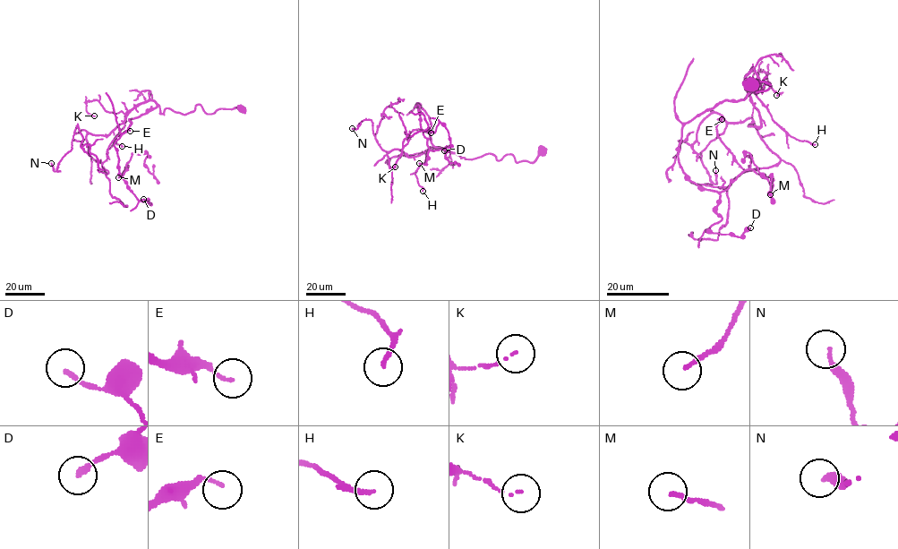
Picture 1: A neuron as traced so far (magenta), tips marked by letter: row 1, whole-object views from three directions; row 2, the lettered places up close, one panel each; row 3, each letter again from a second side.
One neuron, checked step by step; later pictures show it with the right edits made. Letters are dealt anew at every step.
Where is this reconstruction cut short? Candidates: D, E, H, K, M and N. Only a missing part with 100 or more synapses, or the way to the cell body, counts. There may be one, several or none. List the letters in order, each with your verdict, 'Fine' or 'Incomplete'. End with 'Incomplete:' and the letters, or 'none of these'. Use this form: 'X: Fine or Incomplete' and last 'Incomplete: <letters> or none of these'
D: Fine
E: Fine
H: Fine
K: Fine
M: Fine
N: Fine
Incomplete: none of these

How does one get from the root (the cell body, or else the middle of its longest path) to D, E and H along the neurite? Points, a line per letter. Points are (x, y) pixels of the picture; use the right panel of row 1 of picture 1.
D: (752, 83), (769, 87), (697, 114), (678, 151), (720, 195), (705, 231), (750, 227)
E: (752, 83), (769, 87), (746, 76), (761, 124), (748, 126), (780, 161), (745, 170), (722, 119)
H: (752, 83), (766, 90), (756, 91), (766, 76), (762, 91), (755, 71), (746, 85), (791, 136), (815, 144)

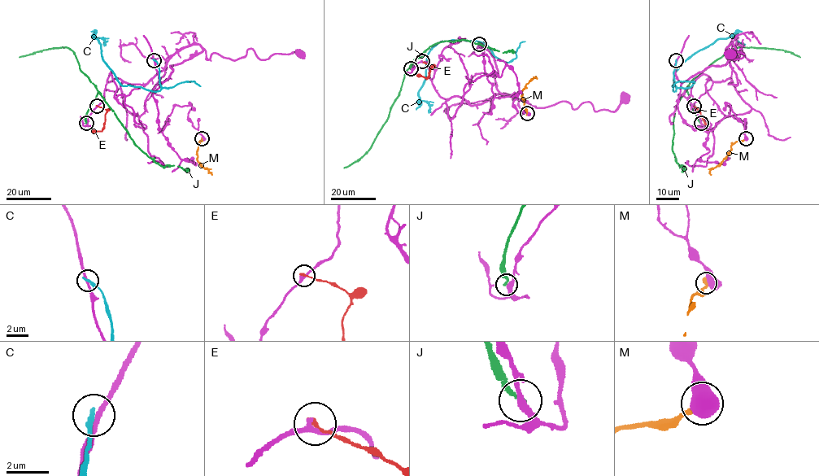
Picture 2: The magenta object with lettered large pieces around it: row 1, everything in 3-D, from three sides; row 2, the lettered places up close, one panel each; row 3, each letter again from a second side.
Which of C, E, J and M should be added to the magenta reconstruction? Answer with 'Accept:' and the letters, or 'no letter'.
Accept: no letter

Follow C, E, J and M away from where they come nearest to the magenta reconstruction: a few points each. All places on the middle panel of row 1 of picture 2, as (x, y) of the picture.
C: (479, 44), (485, 43), (441, 41), (428, 53), (426, 80), (419, 95), (429, 106), (429, 112)
E: (422, 61), (432, 67), (429, 76), (426, 78), (416, 75)
J: (411, 68), (411, 63), (422, 54), (416, 58), (405, 73), (399, 95), (369, 150), (344, 168)
M: (527, 114), (522, 90), (533, 78), (537, 78)

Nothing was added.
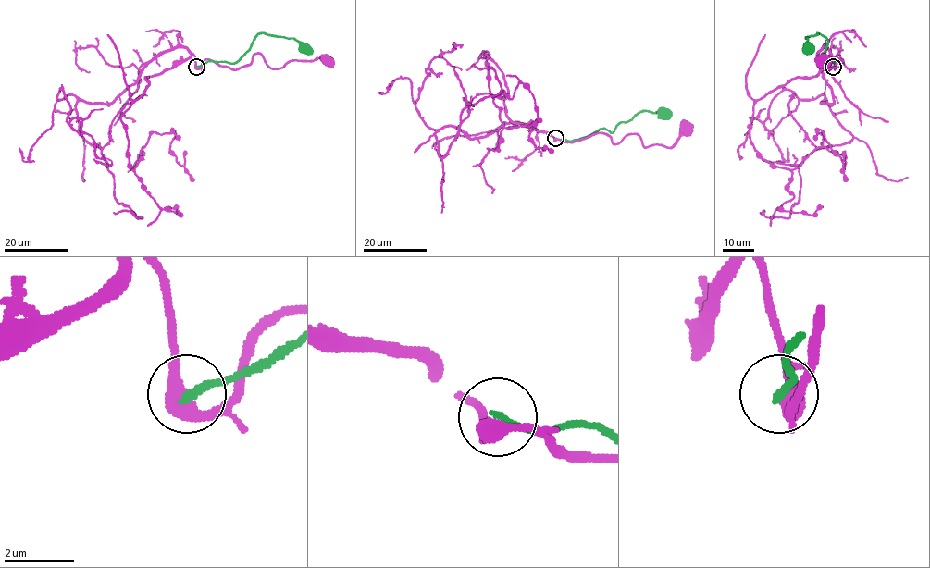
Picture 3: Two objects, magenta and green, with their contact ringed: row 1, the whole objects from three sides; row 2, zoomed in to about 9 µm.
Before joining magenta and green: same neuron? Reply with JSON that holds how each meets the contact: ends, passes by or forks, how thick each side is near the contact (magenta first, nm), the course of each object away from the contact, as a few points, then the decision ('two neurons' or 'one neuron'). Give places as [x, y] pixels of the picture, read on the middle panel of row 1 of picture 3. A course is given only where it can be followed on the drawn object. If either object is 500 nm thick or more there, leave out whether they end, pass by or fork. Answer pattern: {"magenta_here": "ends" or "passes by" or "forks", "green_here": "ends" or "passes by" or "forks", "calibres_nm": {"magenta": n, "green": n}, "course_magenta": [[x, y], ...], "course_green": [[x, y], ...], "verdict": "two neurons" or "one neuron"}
{"magenta_here": "passes by", "green_here": "ends", "calibres_nm": {"magenta": 460, "green": 200}, "course_magenta": [[555, 138], [576, 141], [600, 132], [617, 143], [637, 133], [645, 147], [671, 147], [686, 129]], "course_green": [[555, 138], [574, 141], [602, 128], [613, 132], [619, 123], [631, 120], [641, 111], [671, 116]], "verdict": "two neurons"}

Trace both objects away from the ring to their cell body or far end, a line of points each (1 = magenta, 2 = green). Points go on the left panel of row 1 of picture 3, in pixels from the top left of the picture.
1: (196, 67), (211, 59), (241, 67), (258, 53), (278, 67), (293, 60), (327, 56), (327, 60)
2: (196, 67), (208, 61), (233, 63), (260, 33), (296, 40), (312, 53)

